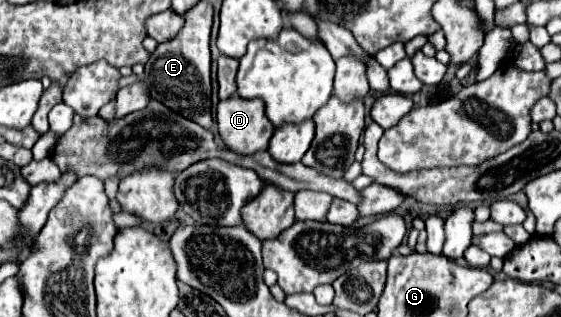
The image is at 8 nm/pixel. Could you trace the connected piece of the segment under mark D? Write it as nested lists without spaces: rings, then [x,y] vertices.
[[[232,95],[216,109],[216,123],[224,145],[240,155],[268,149],[274,125],[266,119],[262,99],[242,99]]]

